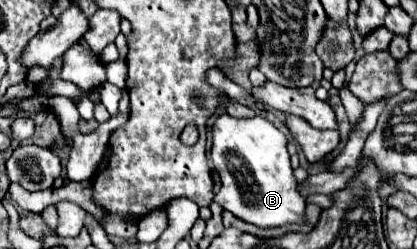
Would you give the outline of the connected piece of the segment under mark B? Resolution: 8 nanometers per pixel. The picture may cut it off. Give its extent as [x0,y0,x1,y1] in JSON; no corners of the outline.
[211,112,305,228]

